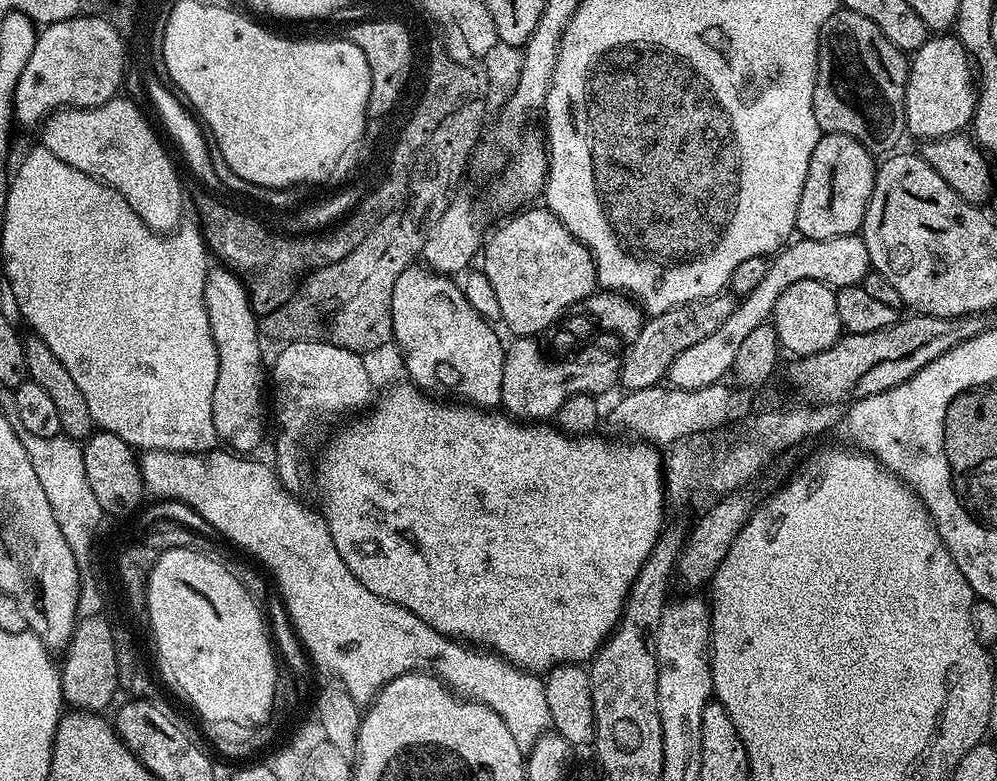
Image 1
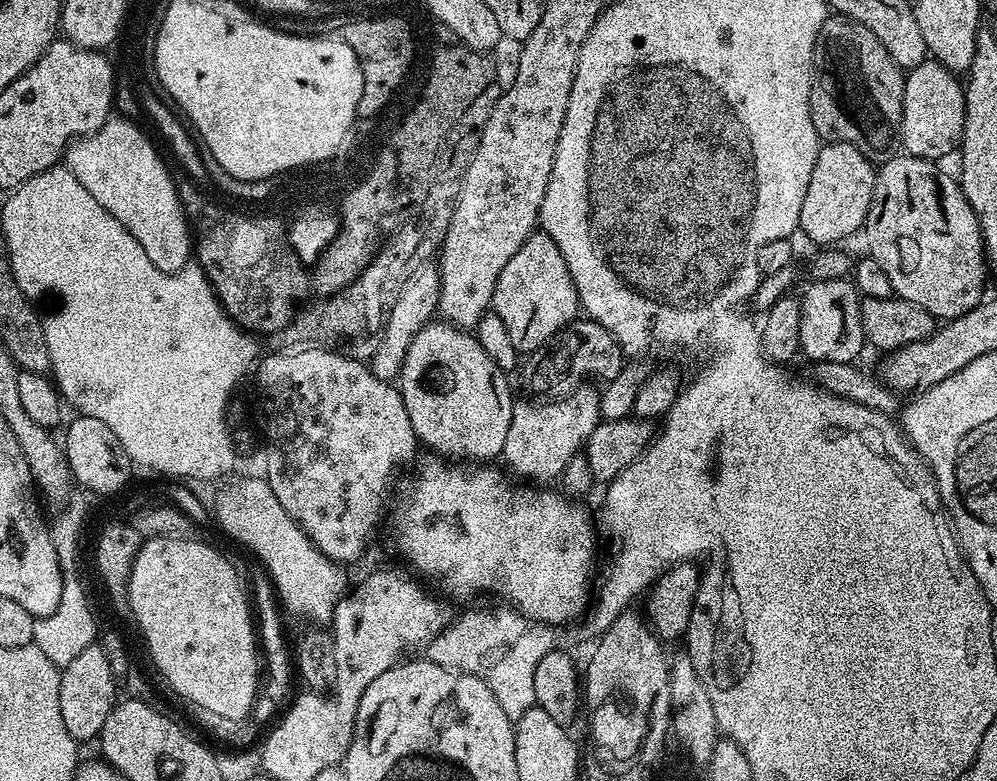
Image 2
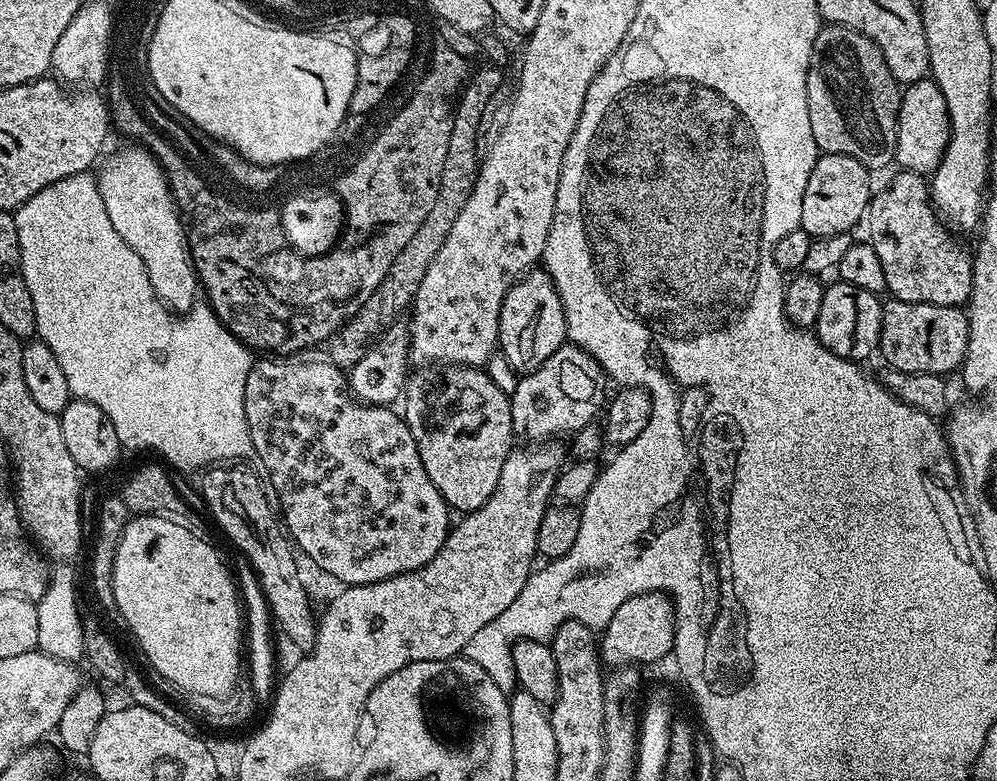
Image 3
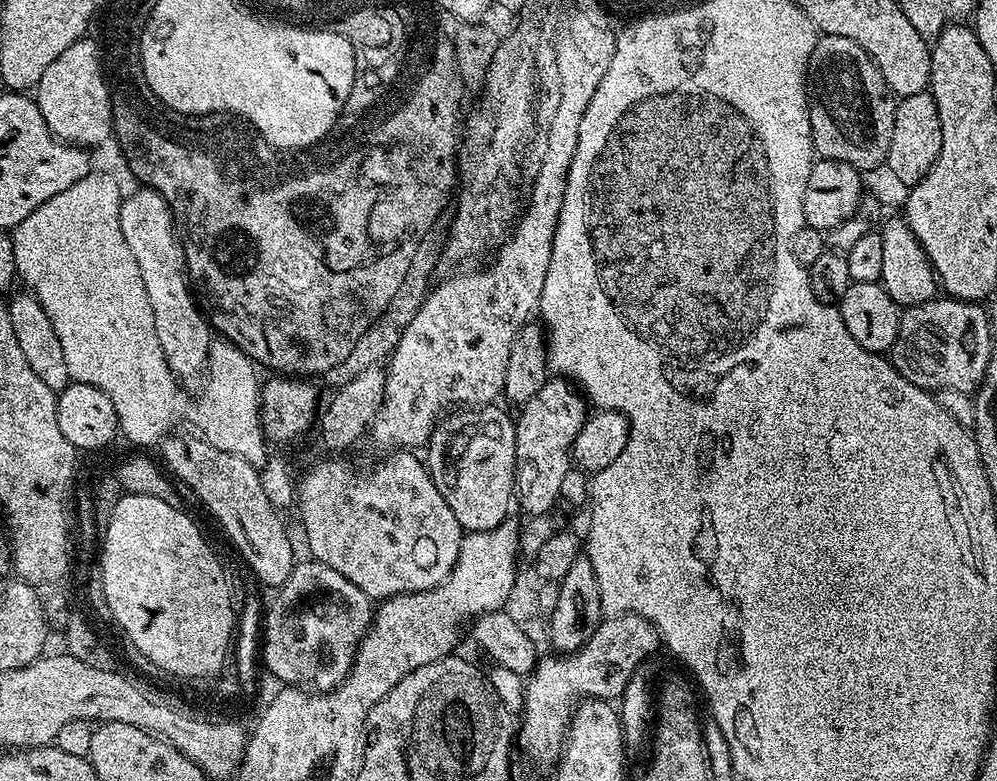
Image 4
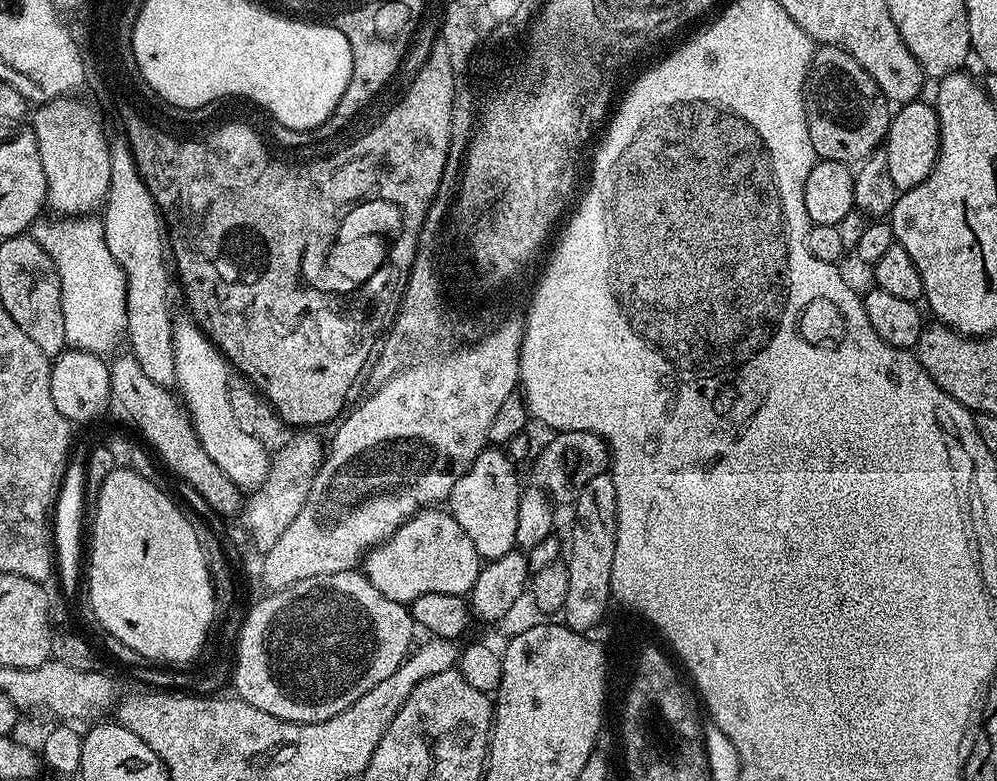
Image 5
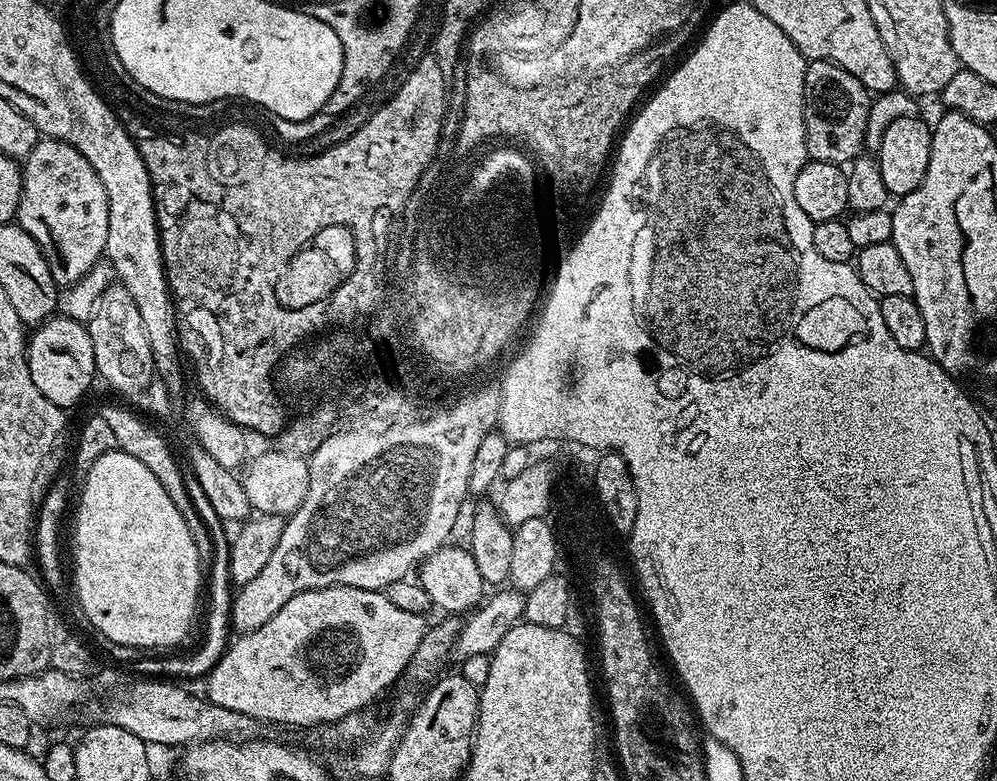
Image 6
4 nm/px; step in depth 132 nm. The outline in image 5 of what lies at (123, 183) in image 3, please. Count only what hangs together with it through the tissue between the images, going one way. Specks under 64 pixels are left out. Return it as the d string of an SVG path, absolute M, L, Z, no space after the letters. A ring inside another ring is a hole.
M177 323L172 330L175 387L180 388L179 399L192 419L202 450L214 458L214 466L218 466L218 470L222 470L222 474L226 474L242 490L253 490L266 482L272 456L258 438L239 429L230 402L230 365L224 353L208 339L199 324L187 323Z

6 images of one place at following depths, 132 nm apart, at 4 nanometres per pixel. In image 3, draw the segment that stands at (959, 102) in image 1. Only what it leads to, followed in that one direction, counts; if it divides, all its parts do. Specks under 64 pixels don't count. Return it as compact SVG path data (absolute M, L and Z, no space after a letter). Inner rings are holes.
M925 78L907 85L900 97L900 113L896 123L895 163L905 172L917 172L928 178L938 170L950 142L950 114L946 110L946 98L935 80Z

